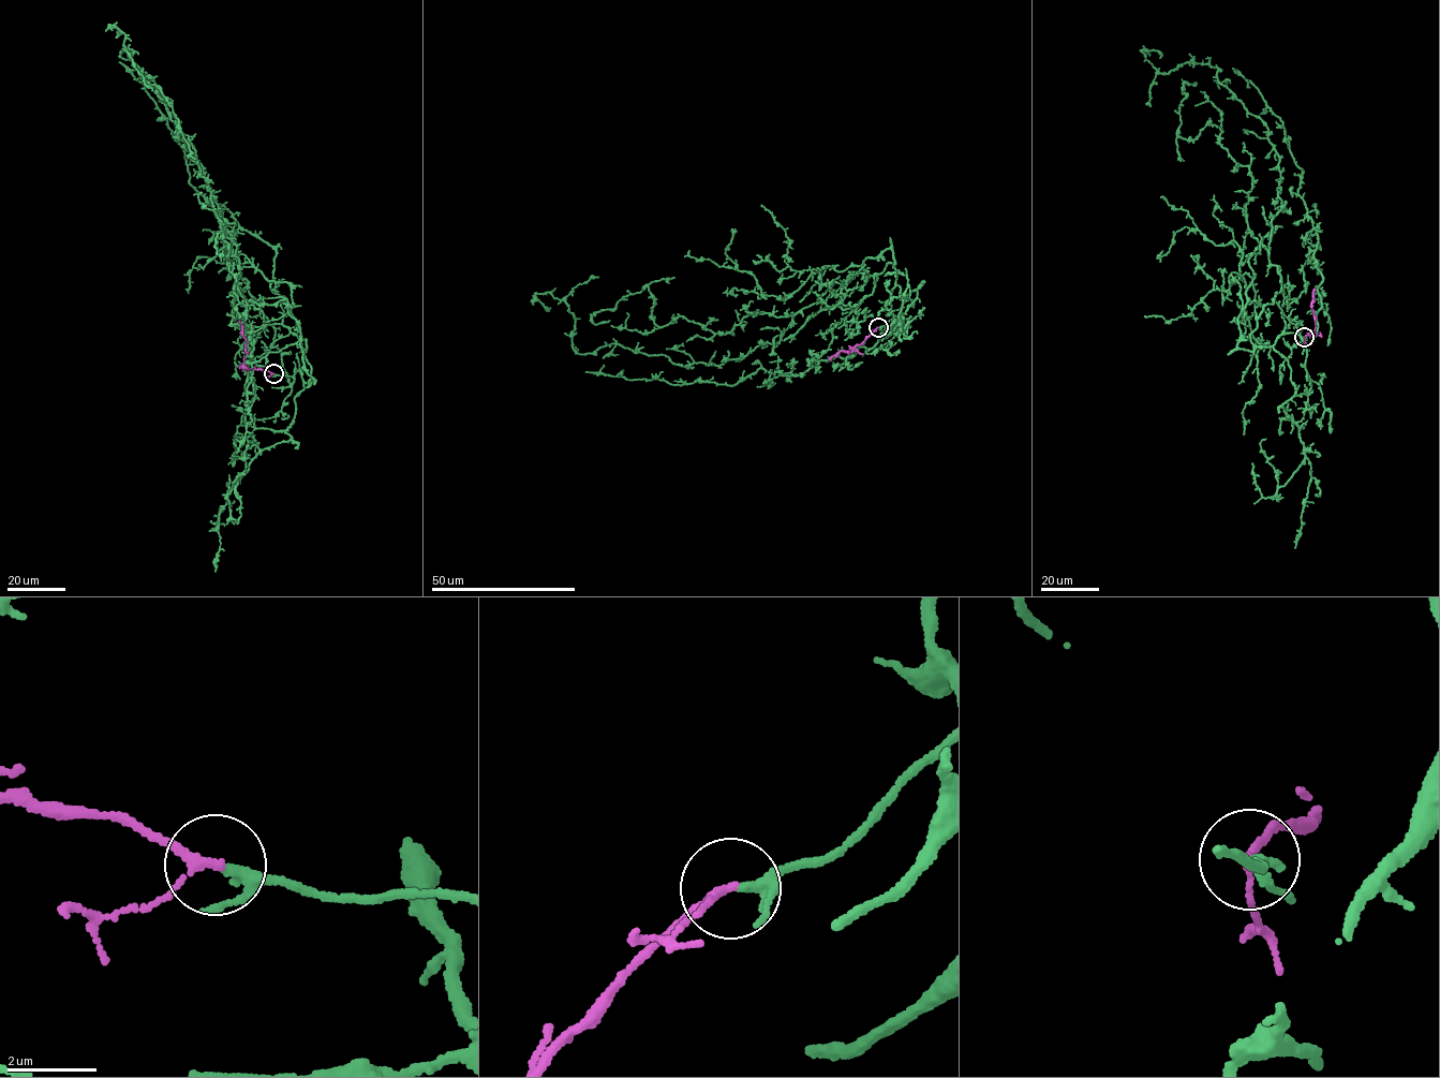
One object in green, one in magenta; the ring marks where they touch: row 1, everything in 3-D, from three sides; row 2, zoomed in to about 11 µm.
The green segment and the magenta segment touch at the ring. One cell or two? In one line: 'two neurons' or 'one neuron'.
one neuron

